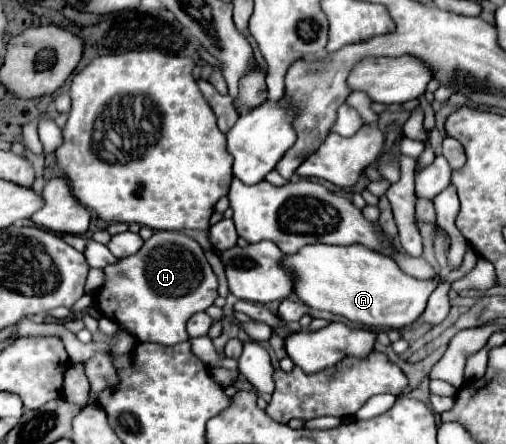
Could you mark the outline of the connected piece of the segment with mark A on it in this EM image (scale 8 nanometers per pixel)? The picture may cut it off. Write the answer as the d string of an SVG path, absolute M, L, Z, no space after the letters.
M312 244L304 246L296 254L284 256L282 266L288 268L288 272L292 274L294 294L306 306L330 312L334 316L342 316L348 322L364 326L404 328L424 312L428 296L440 282L452 283L464 277L475 267L477 260L477 252L468 244L463 262L457 270L451 271L438 282L426 282L404 274L394 260L374 250L368 250L362 244L352 246Z

